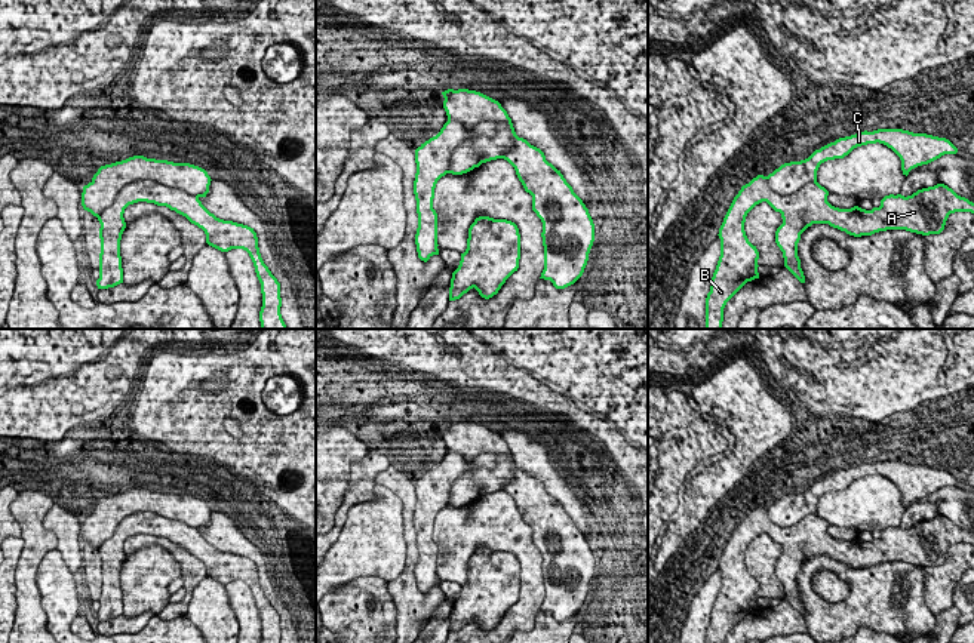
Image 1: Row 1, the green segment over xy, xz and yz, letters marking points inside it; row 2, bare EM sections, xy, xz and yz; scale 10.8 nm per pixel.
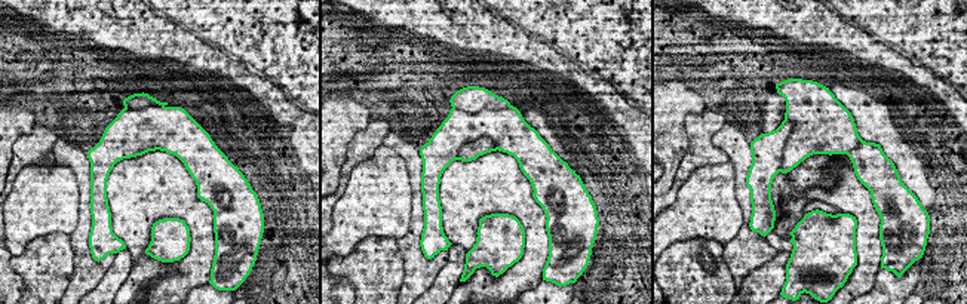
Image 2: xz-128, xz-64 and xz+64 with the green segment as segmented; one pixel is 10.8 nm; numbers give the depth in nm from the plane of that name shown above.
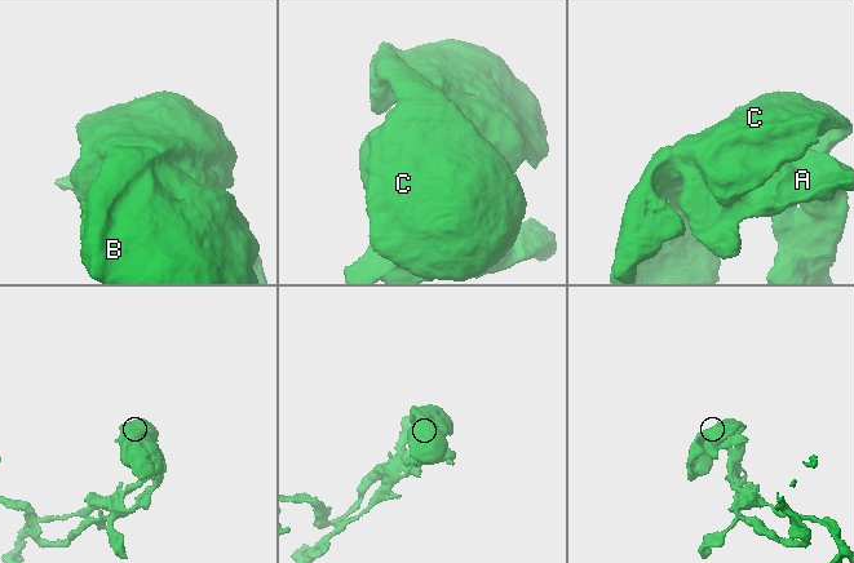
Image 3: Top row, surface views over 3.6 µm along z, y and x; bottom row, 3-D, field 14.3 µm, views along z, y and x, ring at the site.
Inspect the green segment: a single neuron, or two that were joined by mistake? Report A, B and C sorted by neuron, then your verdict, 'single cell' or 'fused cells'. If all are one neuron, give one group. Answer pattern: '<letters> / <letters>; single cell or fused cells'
A B / C; fused cells

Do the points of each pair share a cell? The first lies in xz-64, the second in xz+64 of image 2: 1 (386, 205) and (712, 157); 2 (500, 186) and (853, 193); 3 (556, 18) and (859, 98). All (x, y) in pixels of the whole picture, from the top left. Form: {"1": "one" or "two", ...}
{"1": "two", "2": "one", "3": "two"}

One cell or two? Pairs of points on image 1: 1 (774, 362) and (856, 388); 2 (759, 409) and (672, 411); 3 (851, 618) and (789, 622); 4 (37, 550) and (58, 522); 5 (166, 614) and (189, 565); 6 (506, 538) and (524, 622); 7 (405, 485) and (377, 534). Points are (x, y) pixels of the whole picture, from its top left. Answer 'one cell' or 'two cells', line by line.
1: one cell
2: one cell
3: two cells
4: two cells
5: one cell
6: one cell
7: two cells

